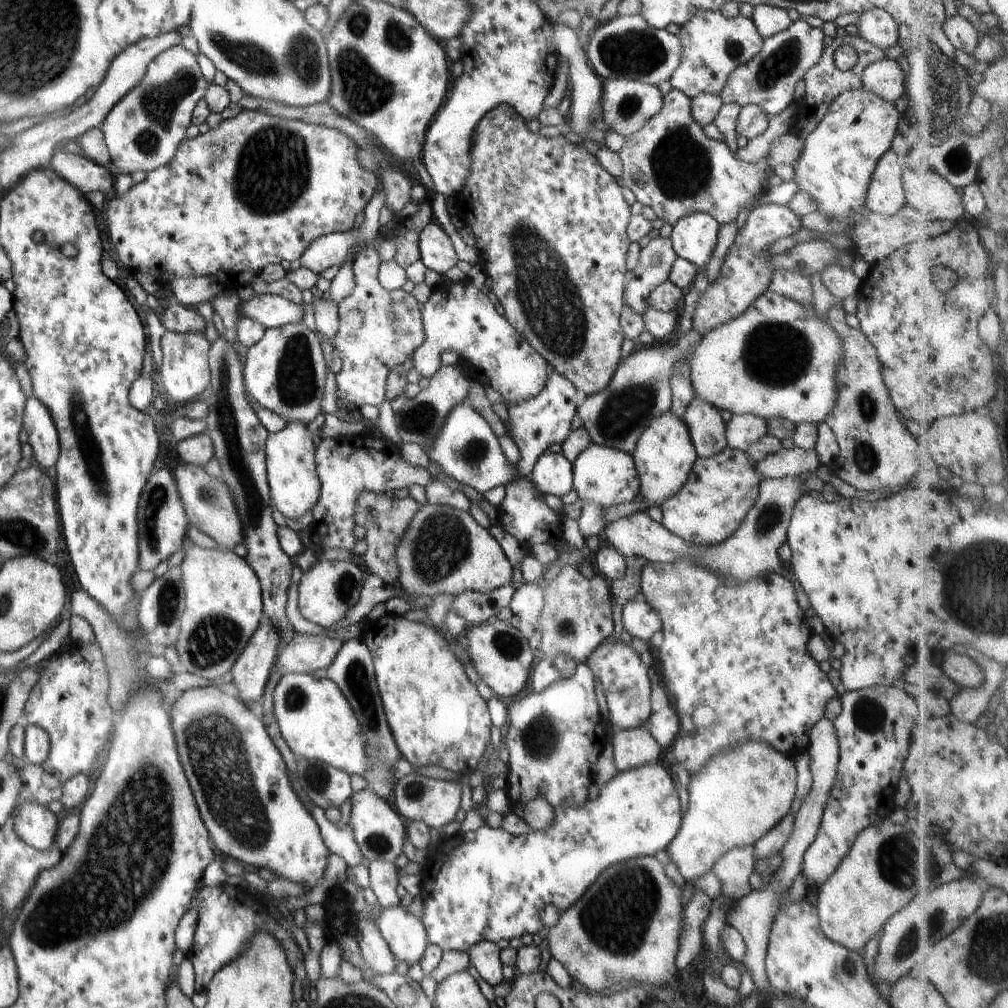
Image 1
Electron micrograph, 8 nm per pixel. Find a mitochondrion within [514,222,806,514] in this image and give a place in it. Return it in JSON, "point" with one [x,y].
{"point":[625,410]}

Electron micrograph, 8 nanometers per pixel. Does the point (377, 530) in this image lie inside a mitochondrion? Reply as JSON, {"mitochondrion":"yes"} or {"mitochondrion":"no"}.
{"mitochondrion":"no"}

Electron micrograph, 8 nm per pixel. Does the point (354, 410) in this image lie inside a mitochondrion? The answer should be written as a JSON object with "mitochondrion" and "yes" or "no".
{"mitochondrion":"no"}

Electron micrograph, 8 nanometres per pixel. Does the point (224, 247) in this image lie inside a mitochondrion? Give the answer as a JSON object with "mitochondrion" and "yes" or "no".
{"mitochondrion":"no"}

